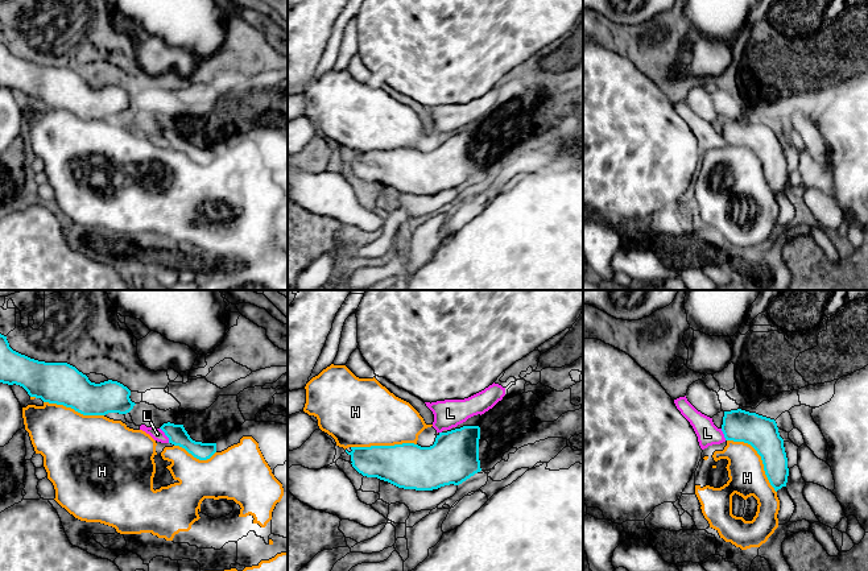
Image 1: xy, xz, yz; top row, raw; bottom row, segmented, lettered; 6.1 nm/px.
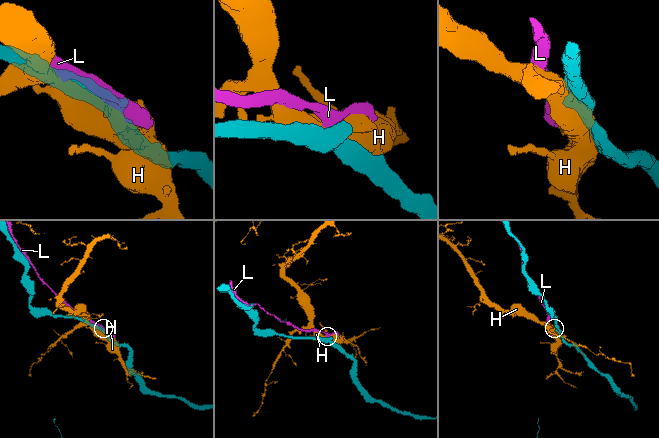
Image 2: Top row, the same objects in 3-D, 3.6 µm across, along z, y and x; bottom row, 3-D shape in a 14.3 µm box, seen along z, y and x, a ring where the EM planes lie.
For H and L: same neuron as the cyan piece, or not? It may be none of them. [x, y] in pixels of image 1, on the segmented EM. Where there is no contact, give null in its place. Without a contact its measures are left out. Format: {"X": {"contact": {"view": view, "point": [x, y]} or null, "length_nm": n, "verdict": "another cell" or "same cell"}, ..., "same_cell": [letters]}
{"H": {"contact": {"view": "yz", "point": [761, 458]}, "length_nm": 440, "verdict": "another cell"}, "L": {"contact": {"view": "xy", "point": [165, 434]}, "length_nm": 110, "verdict": "same cell"}, "same_cell": ["L"]}

